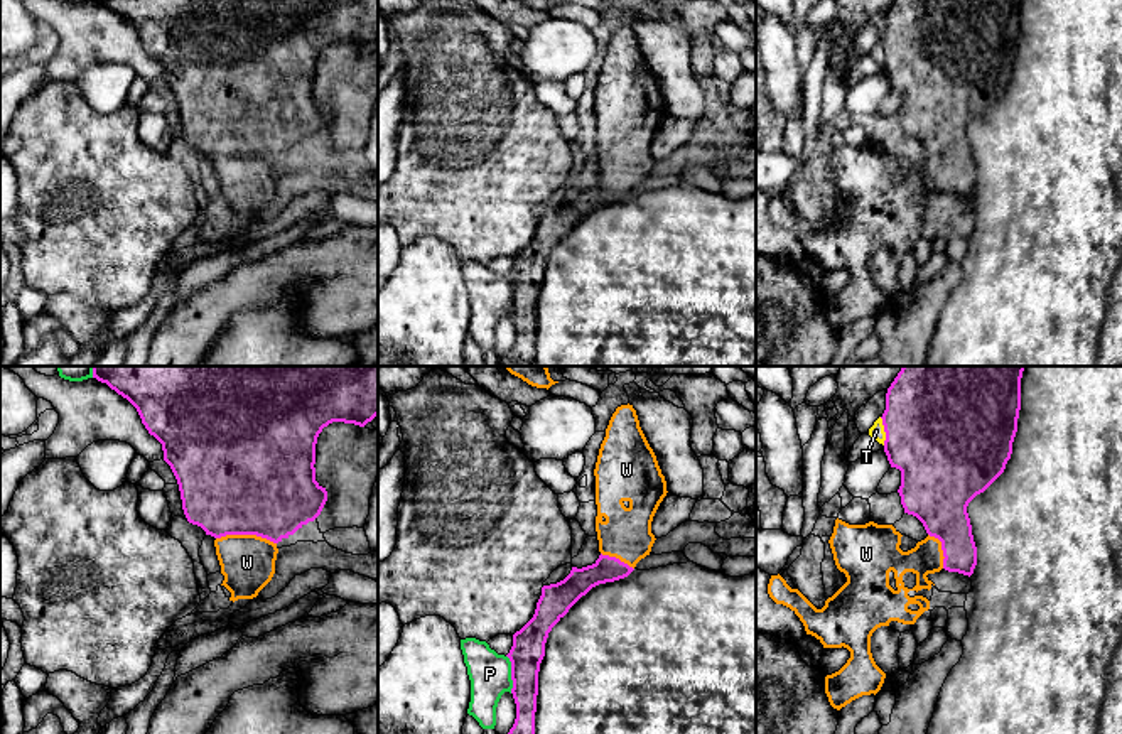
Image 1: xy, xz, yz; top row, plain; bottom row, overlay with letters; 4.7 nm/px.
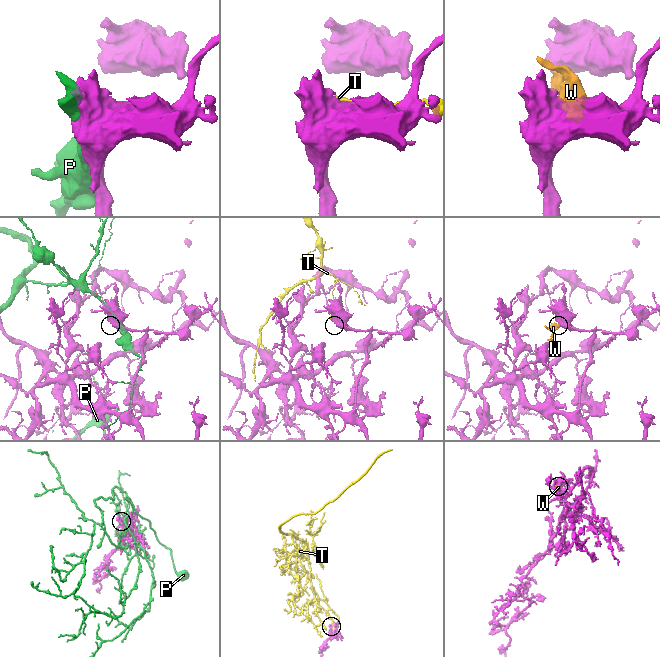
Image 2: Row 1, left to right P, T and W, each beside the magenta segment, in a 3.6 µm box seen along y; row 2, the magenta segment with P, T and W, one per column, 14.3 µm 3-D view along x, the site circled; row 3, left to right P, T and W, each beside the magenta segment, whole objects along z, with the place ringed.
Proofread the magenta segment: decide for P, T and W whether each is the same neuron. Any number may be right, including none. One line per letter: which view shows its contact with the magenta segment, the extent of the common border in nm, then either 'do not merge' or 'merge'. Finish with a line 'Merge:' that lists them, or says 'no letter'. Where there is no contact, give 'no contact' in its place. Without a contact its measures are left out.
P: xz | 190 nm | do not merge
T: yz | 140 nm | do not merge
W: xy | 280 nm | merge
Merge: W

